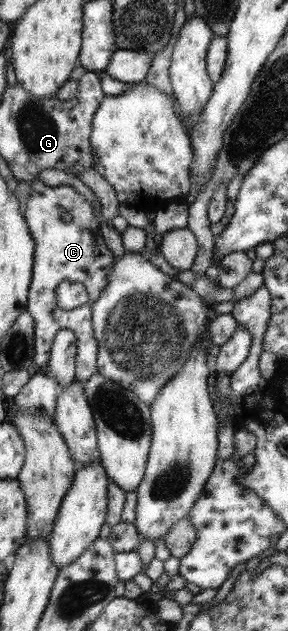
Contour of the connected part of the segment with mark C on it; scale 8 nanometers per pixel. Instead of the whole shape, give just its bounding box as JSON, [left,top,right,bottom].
[24,179,114,381]

